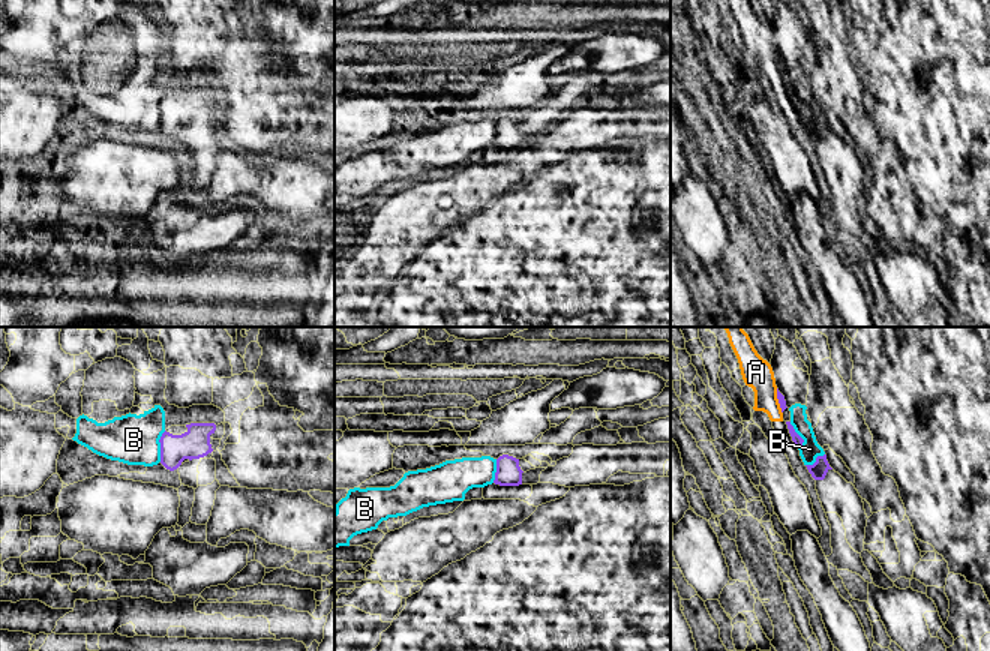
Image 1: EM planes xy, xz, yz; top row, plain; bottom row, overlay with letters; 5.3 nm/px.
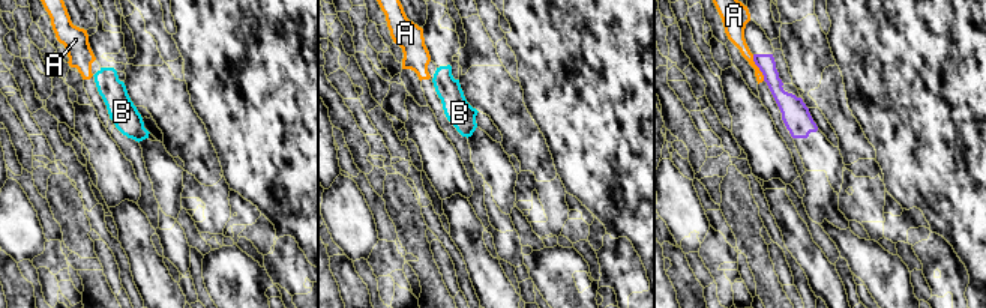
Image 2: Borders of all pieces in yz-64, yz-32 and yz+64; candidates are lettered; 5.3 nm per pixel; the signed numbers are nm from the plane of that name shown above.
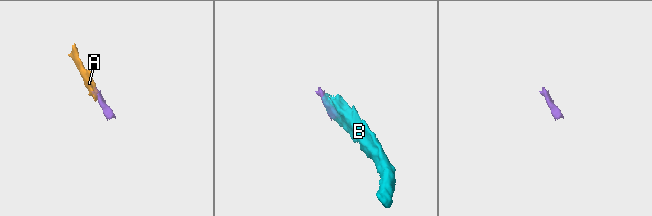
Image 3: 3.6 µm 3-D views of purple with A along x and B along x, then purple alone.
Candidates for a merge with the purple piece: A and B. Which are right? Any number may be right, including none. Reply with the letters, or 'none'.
none

